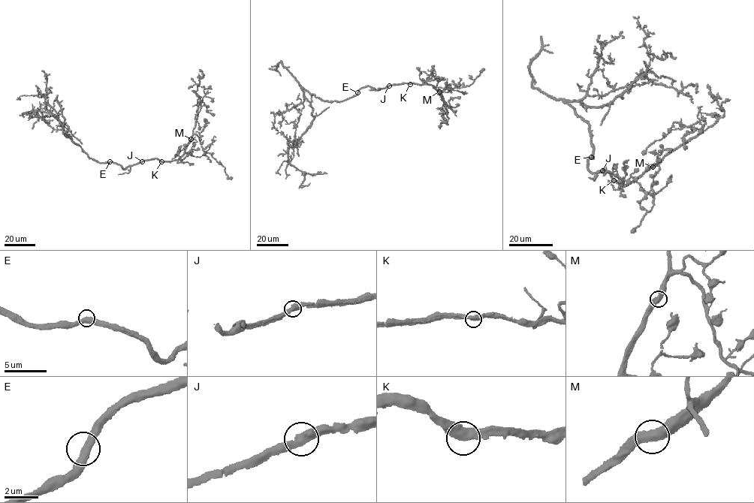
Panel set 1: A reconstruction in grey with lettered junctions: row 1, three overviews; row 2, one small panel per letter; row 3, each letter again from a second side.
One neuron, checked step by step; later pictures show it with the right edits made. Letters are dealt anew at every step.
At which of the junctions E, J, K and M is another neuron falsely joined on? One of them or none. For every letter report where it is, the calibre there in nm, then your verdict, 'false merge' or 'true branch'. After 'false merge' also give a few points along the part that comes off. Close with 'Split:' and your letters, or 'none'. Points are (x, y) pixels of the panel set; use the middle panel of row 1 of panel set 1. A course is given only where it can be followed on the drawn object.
E: at (357, 92); 440 nm thick; true branch
J: at (389, 85); 460 nm thick; true branch
K: at (410, 84); 460 nm thick; true branch
M: at (439, 91); 440 nm thick; true branch
Split: none

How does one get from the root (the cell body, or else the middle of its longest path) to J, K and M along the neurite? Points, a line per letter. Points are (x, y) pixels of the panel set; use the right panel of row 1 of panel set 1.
J: (591, 158), (588, 161), (589, 171), (594, 173), (603, 170)
K: (591, 158), (588, 161), (589, 171), (594, 173), (603, 170), (608, 172), (613, 180)
M: (591, 158), (588, 160), (588, 166), (591, 172), (608, 172), (616, 181), (625, 185), (652, 167)

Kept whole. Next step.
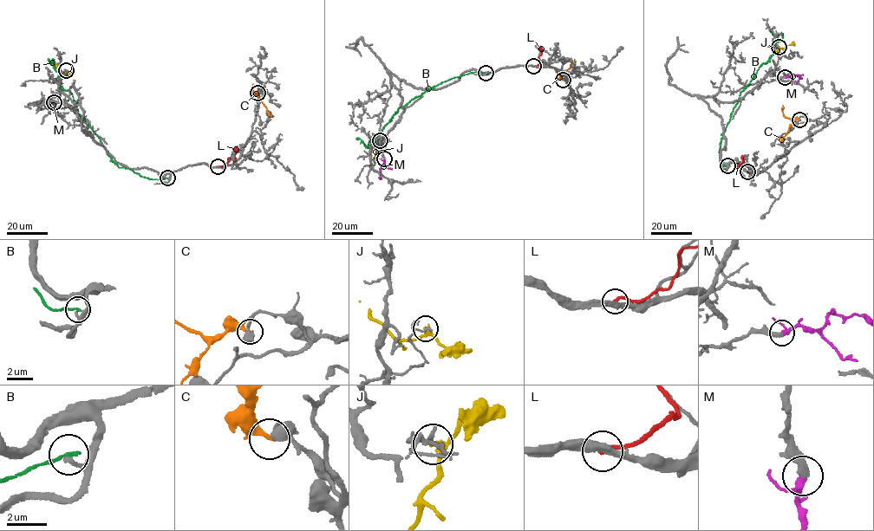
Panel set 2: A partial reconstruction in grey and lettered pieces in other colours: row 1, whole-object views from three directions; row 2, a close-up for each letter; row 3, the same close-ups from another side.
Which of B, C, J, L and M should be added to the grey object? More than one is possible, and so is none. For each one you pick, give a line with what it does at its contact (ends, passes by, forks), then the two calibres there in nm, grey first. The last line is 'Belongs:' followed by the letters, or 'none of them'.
M: it passes by | 440/240 nm
Belongs: M

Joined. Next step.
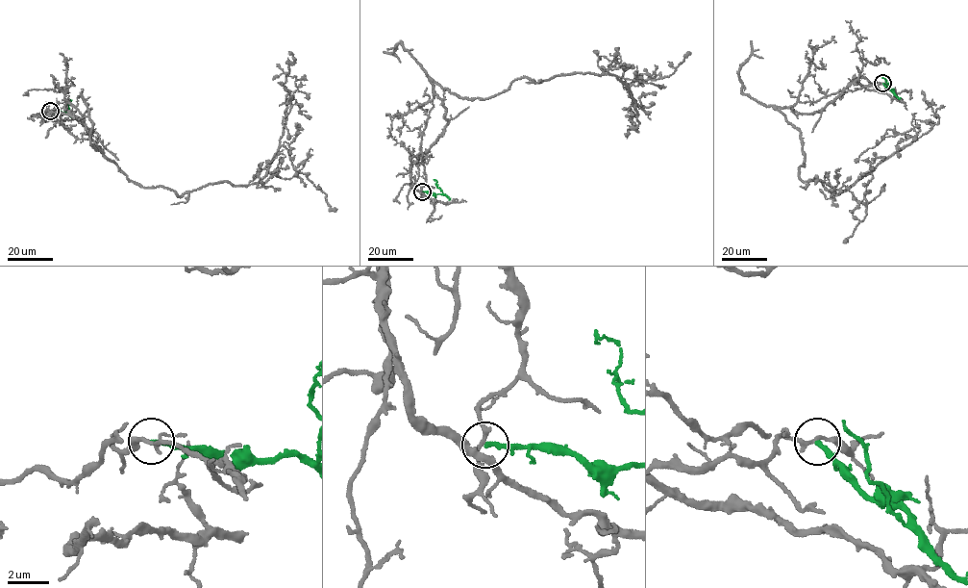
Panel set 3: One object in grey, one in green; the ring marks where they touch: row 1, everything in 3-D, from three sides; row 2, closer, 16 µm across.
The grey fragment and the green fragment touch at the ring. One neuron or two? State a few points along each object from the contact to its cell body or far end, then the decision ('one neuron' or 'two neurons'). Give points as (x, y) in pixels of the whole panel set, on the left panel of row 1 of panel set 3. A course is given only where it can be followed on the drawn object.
course grey (50, 111), (130, 181), (180, 196), (219, 182), (258, 183), (280, 145), (288, 99), (288, 140); course green (50, 111), (68, 113), (69, 98); two neurons

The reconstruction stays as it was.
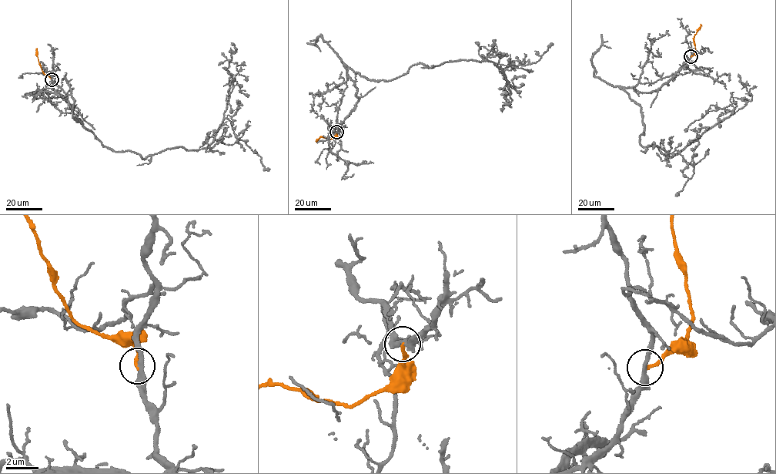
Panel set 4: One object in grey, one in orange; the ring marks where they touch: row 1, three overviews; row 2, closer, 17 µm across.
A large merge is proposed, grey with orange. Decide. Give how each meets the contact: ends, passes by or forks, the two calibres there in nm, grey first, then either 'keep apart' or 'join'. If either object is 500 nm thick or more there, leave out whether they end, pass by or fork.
grey passes by; orange ends there; 300 nm thick on the grey side, 200 nm on the other; keep apart

